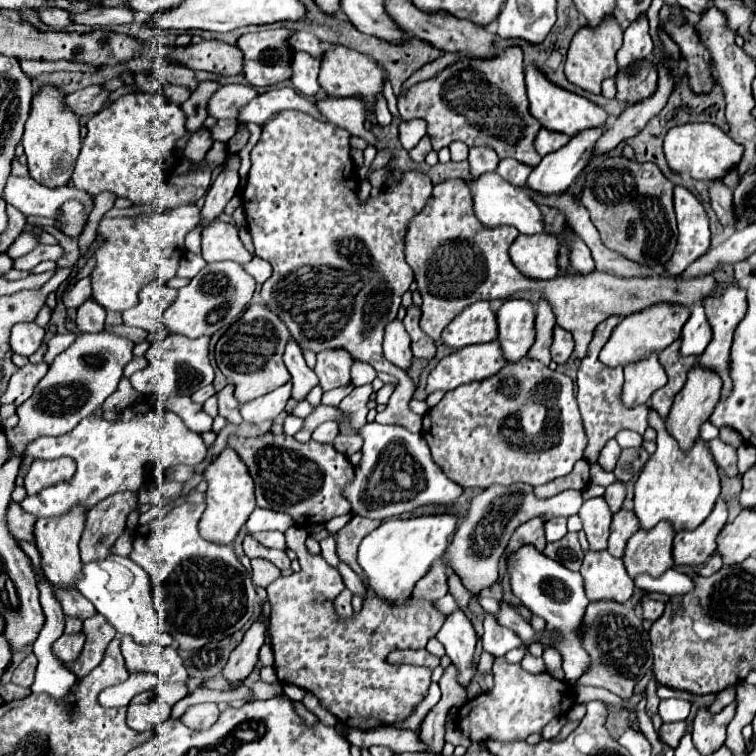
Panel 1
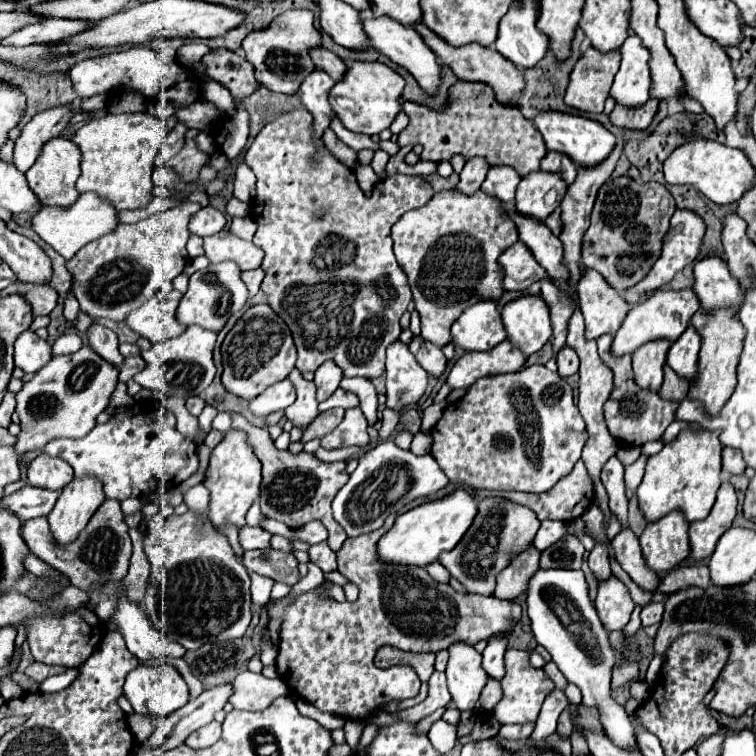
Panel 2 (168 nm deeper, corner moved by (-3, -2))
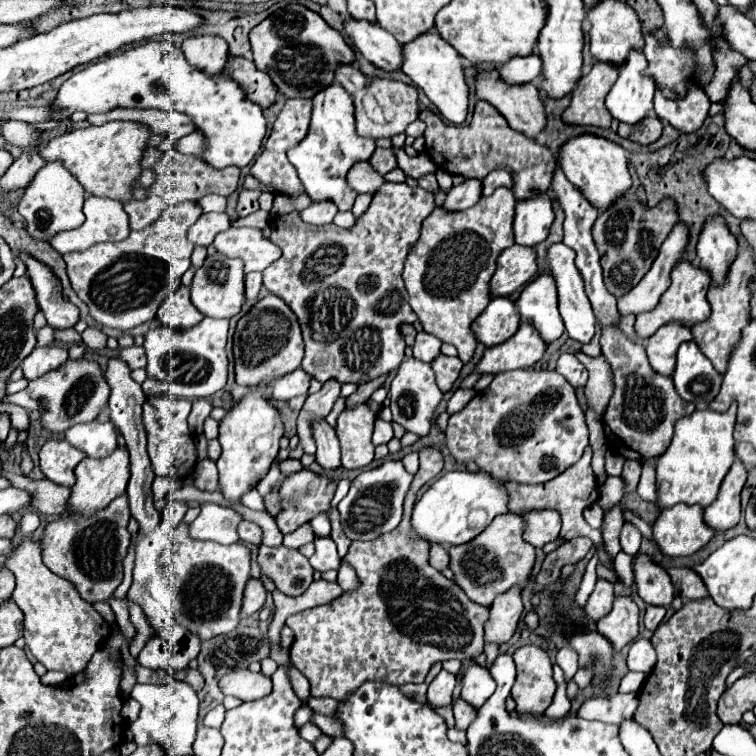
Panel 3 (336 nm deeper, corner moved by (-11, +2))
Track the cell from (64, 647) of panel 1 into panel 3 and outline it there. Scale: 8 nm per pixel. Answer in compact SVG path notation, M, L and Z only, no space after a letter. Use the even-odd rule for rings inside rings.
M22 540L20 544L16 544L14 550L6 556L6 568L16 576L14 598L26 616L24 618L24 642L30 648L32 656L38 662L42 662L46 666L46 670L62 670L68 676L82 672L88 666L92 654L108 640L108 636L112 632L110 626L106 624L106 620L94 610L92 604L88 604L86 600L80 600L80 594L76 592L76 588L72 588L72 584L68 584L64 578L52 574L44 566L40 540Z

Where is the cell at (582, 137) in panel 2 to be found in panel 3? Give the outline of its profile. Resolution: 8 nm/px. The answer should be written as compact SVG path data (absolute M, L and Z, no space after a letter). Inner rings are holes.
M584 134L574 138L572 142L566 142L566 146L560 148L560 168L564 176L582 192L582 196L598 210L610 208L632 186L624 148L600 136Z

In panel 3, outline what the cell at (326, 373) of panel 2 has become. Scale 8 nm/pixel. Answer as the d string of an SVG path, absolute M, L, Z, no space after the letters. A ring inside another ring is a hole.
M328 380L328 384L324 384L320 392L308 396L308 400L304 402L304 408L300 410L300 416L298 416L298 438L304 448L304 454L316 452L312 424L328 416L338 396L340 396L340 384L336 384L336 380Z

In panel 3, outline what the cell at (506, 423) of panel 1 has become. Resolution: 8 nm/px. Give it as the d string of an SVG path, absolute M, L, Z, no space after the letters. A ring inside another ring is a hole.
M512 370L496 374L486 390L450 416L446 446L458 464L474 460L494 478L544 484L582 456L588 446L588 428L576 392L564 376L554 370Z

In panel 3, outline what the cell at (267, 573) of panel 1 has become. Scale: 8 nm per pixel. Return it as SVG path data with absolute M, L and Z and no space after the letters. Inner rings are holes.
M250 578L250 580L248 580L248 584L246 584L246 588L244 588L240 616L252 616L254 612L262 610L264 600L266 600L266 590L264 590L262 582L260 582L260 580Z

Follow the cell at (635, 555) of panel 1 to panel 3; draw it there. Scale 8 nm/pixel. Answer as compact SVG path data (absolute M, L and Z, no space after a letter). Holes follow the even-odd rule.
M676 504L664 508L654 522L654 540L670 558L690 556L710 542L714 530L704 522L704 508L700 504Z

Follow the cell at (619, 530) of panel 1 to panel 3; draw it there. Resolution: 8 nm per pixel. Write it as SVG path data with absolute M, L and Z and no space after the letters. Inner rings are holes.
M634 556L634 580L638 596L650 606L670 606L674 600L674 586L668 580L668 572L654 564L648 556Z

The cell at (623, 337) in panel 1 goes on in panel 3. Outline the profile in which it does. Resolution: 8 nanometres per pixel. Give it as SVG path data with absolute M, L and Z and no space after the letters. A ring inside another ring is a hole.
M678 262L674 266L674 270L670 272L670 286L668 290L660 296L660 302L658 306L652 310L652 312L642 312L640 316L636 316L636 332L640 338L650 338L660 326L664 326L666 322L684 322L688 326L694 326L698 322L704 322L708 316L710 316L710 304L706 300L706 292L710 288L710 272L692 264L692 262Z

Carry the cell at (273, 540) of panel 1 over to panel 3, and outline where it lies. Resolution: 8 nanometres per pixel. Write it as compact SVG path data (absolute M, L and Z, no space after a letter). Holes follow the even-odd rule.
M242 520L238 524L238 536L242 542L250 542L250 544L262 542L262 530L254 522L248 522L248 520ZM252 540L256 540L256 542L252 542Z

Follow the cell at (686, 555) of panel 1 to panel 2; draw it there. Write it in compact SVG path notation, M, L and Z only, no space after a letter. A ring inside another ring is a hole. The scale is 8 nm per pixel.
M722 482L710 516L698 522L690 522L688 530L690 558L704 560L712 556L718 538L732 526L734 516L736 516L736 492L730 482Z

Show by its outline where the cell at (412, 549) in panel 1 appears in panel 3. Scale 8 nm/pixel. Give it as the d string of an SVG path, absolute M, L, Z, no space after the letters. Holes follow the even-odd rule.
M454 470L440 476L416 502L412 530L430 544L456 546L476 538L496 516L508 512L508 492L504 480L494 480L486 472Z

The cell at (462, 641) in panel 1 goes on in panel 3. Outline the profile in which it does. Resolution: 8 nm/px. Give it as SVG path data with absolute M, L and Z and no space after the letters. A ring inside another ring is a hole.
M474 660L462 662L462 698L474 706L480 708L494 692L496 682L492 680L490 672L484 666L478 666Z

